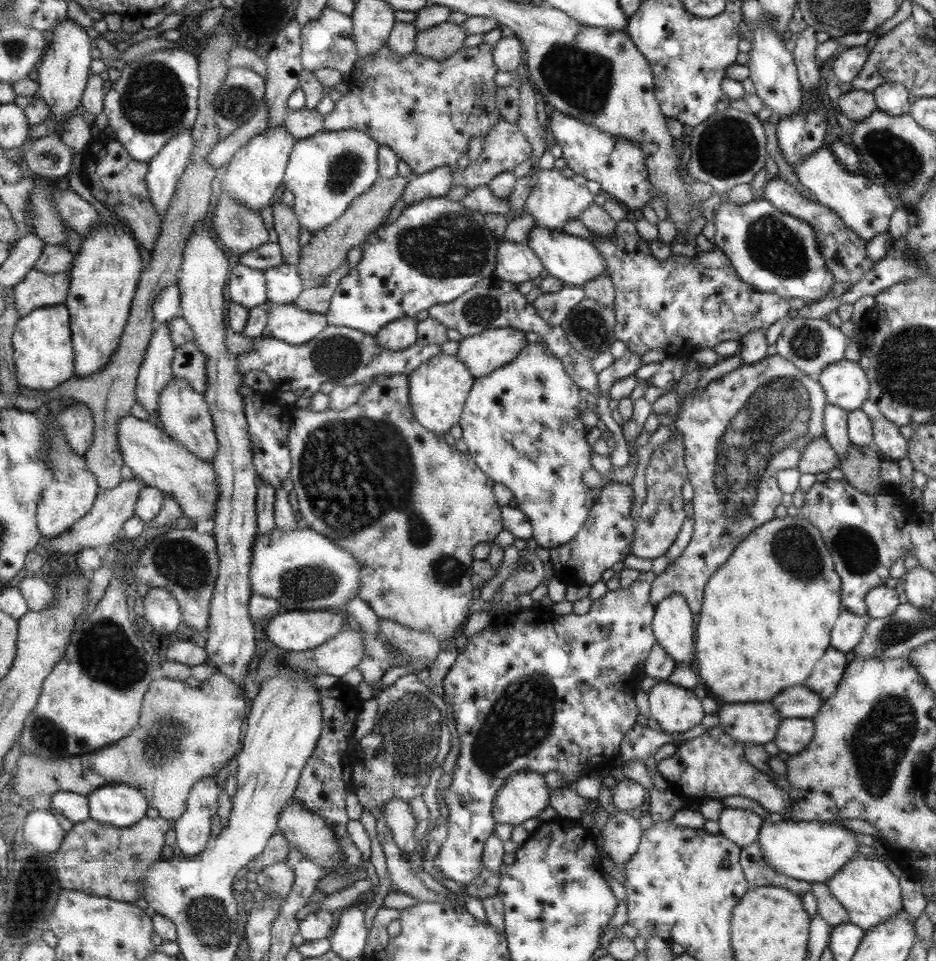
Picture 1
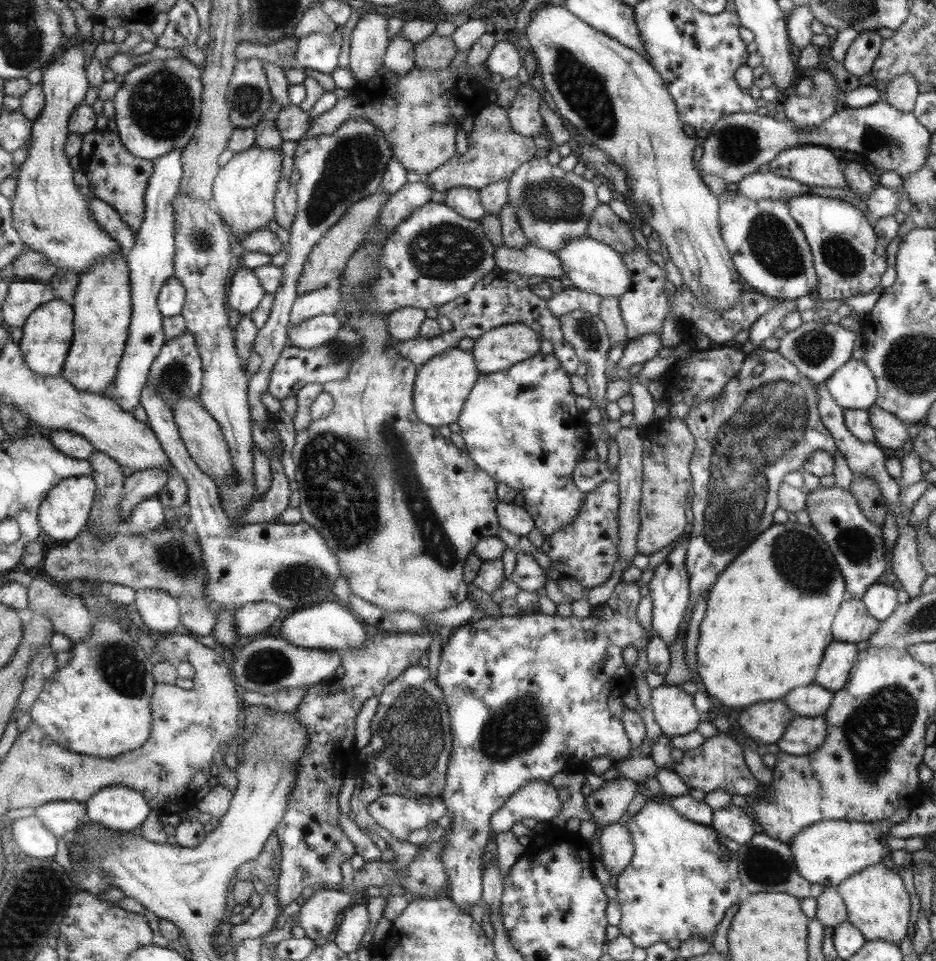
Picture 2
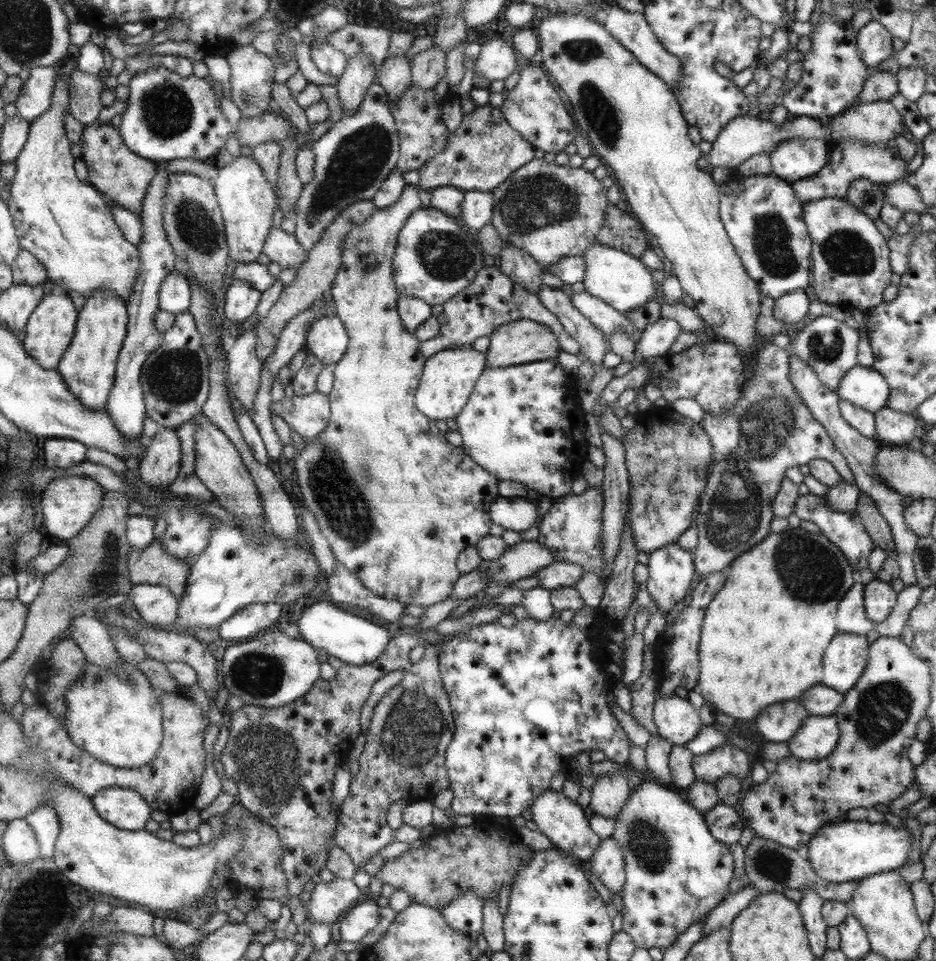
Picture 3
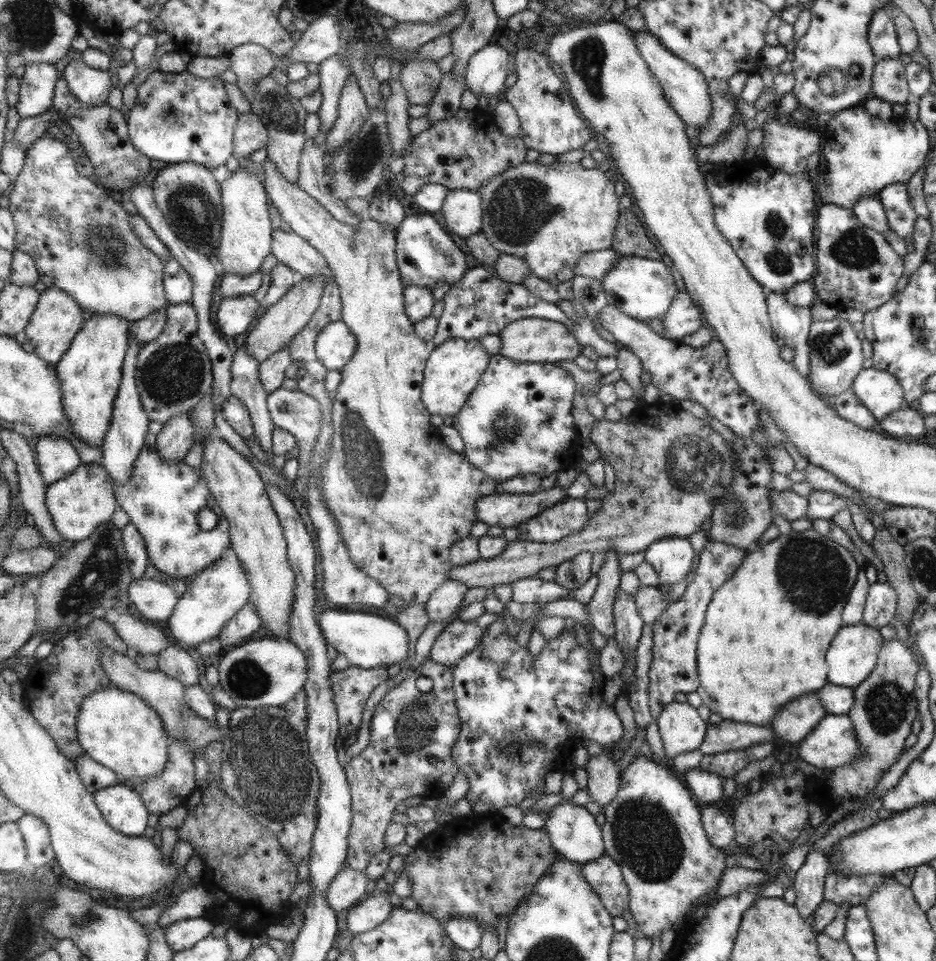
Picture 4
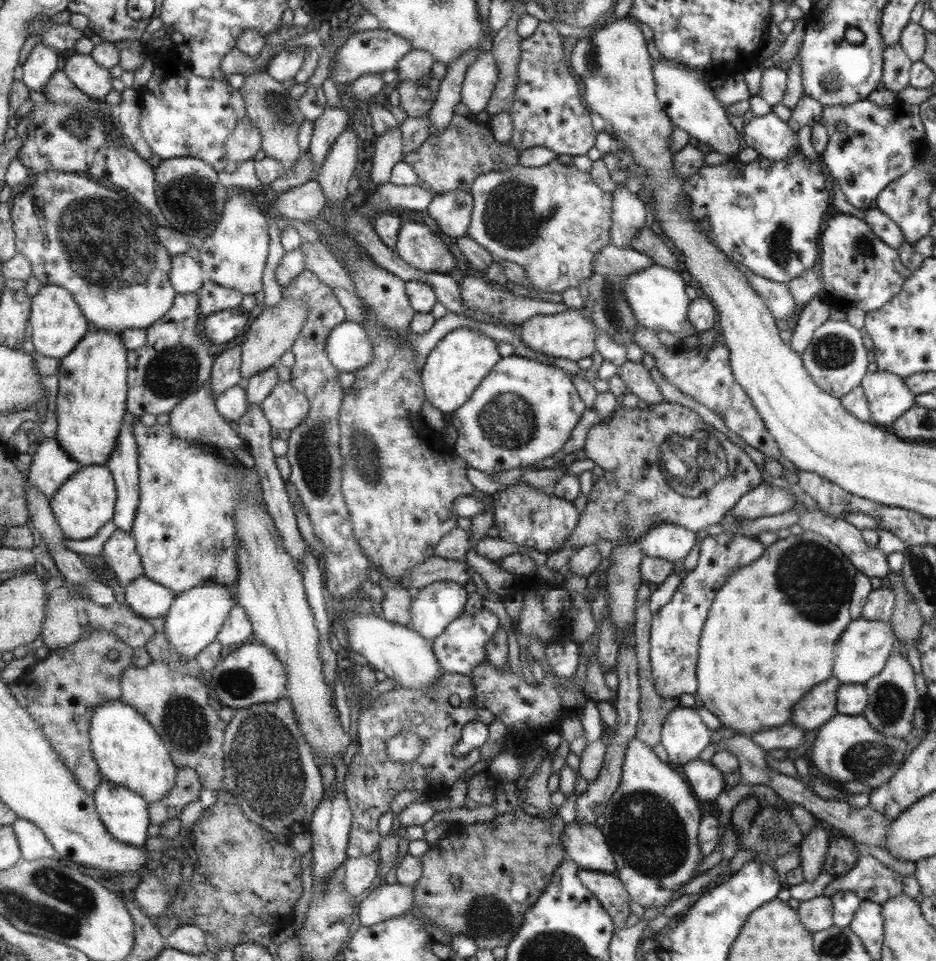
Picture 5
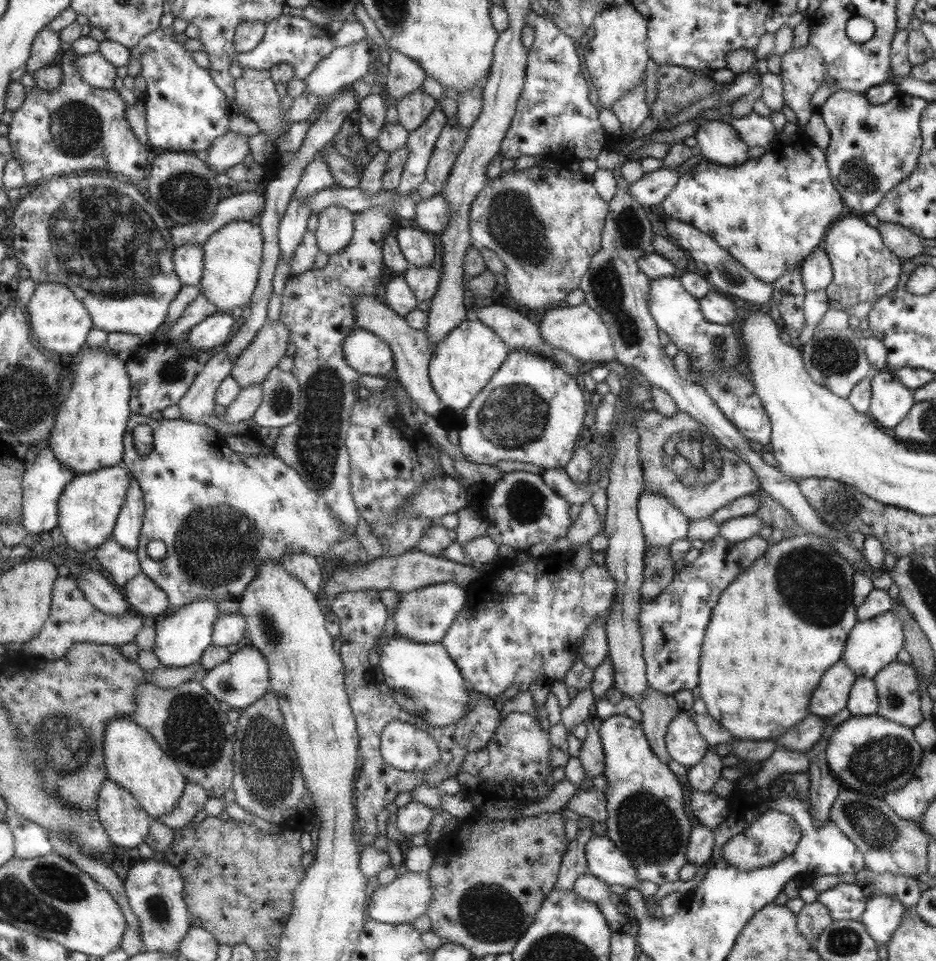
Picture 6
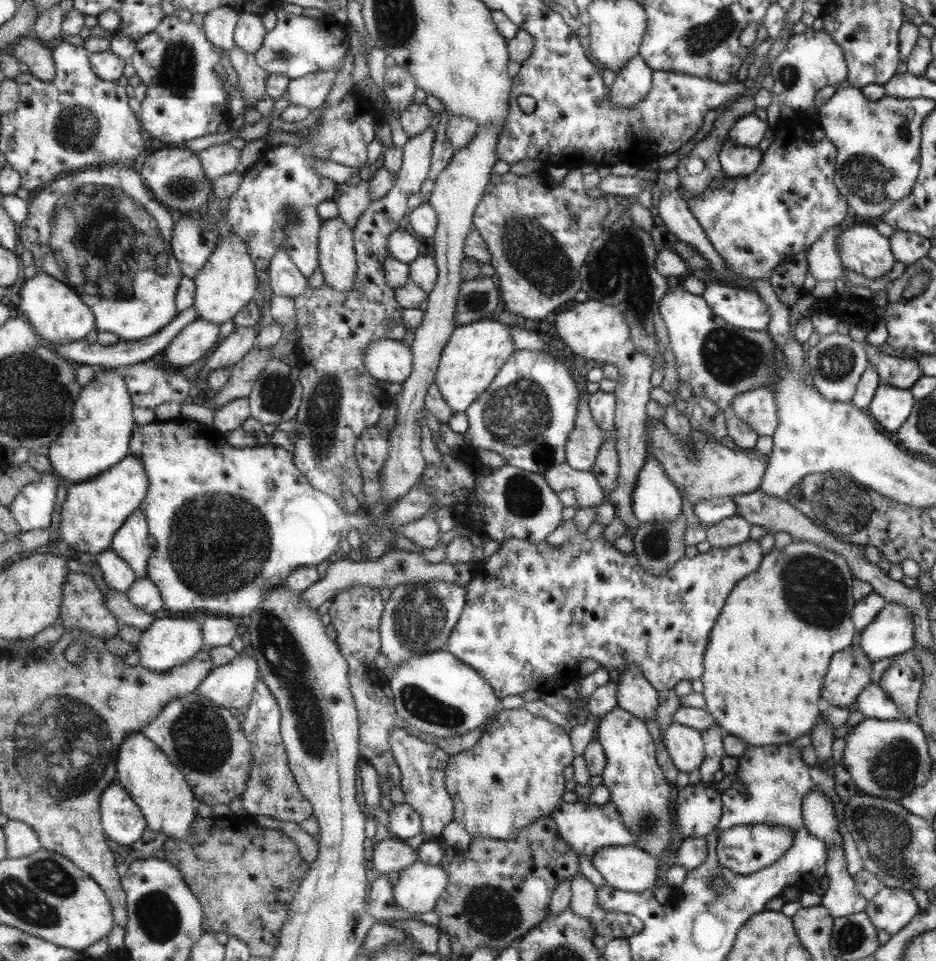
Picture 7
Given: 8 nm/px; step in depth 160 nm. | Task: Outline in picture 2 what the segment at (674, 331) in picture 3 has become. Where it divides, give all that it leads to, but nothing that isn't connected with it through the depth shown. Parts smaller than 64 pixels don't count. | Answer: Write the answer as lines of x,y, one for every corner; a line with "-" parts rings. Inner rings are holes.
643,334
626,342
621,358
613,367
628,370
633,364
643,364
647,360
651,360
659,348
663,348
659,334

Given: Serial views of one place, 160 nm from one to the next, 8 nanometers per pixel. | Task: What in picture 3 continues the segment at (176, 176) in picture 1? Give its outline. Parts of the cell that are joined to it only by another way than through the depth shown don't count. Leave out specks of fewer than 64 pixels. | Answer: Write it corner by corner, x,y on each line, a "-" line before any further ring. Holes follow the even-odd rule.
159,169
157,176
151,182
144,201
144,210
141,216
145,227
145,238
143,238
143,244
140,245
140,276
137,277
135,290
132,292
132,301
127,303
130,313
128,337
120,352
116,381
106,406
119,430
130,441
138,441
139,434
144,432
145,419
148,417
144,386
141,382
142,370
150,355
163,346
164,333
156,325
157,313
161,310
160,290
165,279
176,270
176,261
178,260
172,243
169,242
164,218
165,197
167,197
169,183
171,183
171,174
177,173

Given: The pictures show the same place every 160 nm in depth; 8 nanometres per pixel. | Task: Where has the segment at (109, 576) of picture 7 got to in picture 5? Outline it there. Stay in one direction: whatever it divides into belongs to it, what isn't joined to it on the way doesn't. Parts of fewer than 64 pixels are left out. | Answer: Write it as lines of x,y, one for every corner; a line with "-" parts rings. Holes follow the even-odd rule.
116,529
104,543
103,553
107,555
109,566
115,572
119,584
124,588
145,575
146,568
143,566
142,556
137,548
137,539
132,533

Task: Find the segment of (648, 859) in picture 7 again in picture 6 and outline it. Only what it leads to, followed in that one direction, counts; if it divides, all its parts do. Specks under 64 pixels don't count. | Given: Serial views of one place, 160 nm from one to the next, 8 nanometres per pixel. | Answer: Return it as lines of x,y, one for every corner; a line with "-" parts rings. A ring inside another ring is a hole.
594,832
584,846
588,873
603,882
631,887
636,882
636,867
612,839

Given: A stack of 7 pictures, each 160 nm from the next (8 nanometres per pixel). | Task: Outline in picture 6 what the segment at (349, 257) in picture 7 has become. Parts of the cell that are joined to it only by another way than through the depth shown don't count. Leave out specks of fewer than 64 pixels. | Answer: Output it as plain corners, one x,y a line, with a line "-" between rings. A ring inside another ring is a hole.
331,206
318,216
316,238
320,251
330,256
339,254
351,244
355,213
341,206

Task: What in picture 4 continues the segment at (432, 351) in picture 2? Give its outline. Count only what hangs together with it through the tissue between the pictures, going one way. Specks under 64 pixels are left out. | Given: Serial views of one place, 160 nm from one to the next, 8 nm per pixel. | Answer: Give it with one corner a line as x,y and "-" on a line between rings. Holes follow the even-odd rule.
481,266
472,267
461,277
459,282
452,284
445,292
444,311
439,319
438,331
434,338
436,346
450,338
480,339
485,334
498,334
506,325
523,318
548,319
563,324
573,335
581,347
590,346
599,357
614,356
617,348
599,337
593,328
594,320
578,314
576,320
568,320
561,310
551,303
533,296
523,284
509,284
495,274
487,272

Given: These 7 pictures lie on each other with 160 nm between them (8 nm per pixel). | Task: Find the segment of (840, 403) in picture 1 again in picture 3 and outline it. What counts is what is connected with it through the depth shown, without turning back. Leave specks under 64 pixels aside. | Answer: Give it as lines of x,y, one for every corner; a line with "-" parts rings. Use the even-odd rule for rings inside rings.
857,363
839,379
835,391
838,398
872,413
884,408
891,394
886,379
879,371

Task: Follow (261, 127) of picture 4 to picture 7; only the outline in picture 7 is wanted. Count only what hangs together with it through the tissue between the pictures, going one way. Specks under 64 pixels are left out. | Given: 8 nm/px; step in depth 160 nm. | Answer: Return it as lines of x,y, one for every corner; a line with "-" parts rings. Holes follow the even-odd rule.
230,143
212,146
198,155
206,171
205,174
211,180
217,180
235,172
241,160
241,150
237,150

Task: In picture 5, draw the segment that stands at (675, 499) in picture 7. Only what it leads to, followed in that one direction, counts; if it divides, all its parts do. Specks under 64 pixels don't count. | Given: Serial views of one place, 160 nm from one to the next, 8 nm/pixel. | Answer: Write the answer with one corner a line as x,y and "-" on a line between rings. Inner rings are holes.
660,522
652,526
637,543
641,545
643,555
668,560
679,568
687,552
695,546
695,533
672,522

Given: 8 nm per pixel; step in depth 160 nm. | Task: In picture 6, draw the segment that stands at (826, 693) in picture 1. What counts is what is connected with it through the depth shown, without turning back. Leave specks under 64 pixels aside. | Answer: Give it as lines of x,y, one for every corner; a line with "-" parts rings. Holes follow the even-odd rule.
888,610
879,617
873,617
853,625
848,634
848,646
844,650
844,657
840,661
852,668
857,678
873,679
879,671
896,661
898,652
904,648
904,635
901,622

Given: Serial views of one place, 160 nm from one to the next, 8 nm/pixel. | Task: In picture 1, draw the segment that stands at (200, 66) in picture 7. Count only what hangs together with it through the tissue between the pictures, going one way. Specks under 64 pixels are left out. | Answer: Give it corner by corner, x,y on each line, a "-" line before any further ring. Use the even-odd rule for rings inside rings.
172,47
153,51
129,62
122,70
118,81
106,92
104,113
110,128
127,152
139,162
148,163
164,149
172,138
192,130
200,113
200,59
198,54
187,52
183,47

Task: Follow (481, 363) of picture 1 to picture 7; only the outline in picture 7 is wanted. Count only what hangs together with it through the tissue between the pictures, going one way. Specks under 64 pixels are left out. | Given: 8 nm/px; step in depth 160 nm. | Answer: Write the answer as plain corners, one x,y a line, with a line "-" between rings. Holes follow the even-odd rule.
590,299
577,303
570,310
556,315
554,320
555,333
559,336
560,346
566,347
569,354
581,356
585,360
595,360
617,367
618,377
616,387
612,392
615,395
615,449
617,452
618,469
616,485
606,494
605,502
615,507
616,517
626,528
626,535
633,537
640,521
632,511
632,492
636,484
637,475
644,465
647,454
647,434
645,404
649,402
650,390
653,387
650,381
652,376
652,359
647,354
641,354
633,346
631,331
625,323
625,316
617,311
617,307
605,306
-
628,664
620,671
616,692
618,708
631,712
641,722
645,720
655,722
657,694
658,692
643,678
641,669
637,666

